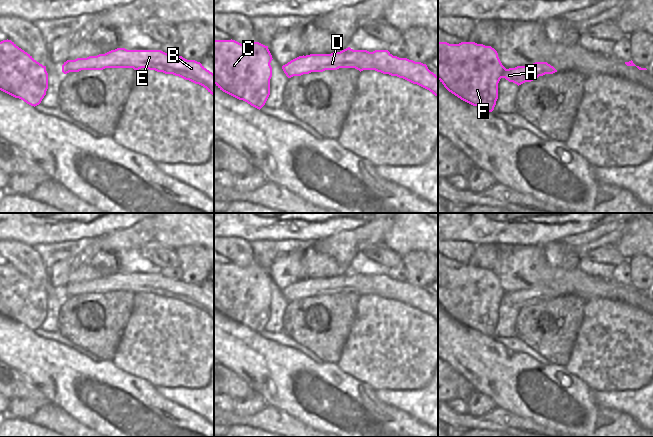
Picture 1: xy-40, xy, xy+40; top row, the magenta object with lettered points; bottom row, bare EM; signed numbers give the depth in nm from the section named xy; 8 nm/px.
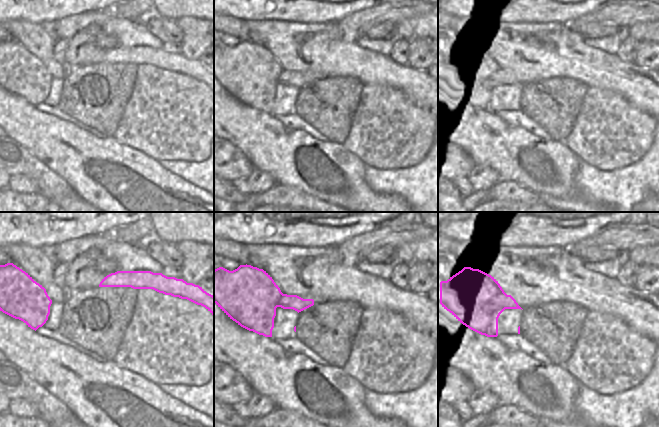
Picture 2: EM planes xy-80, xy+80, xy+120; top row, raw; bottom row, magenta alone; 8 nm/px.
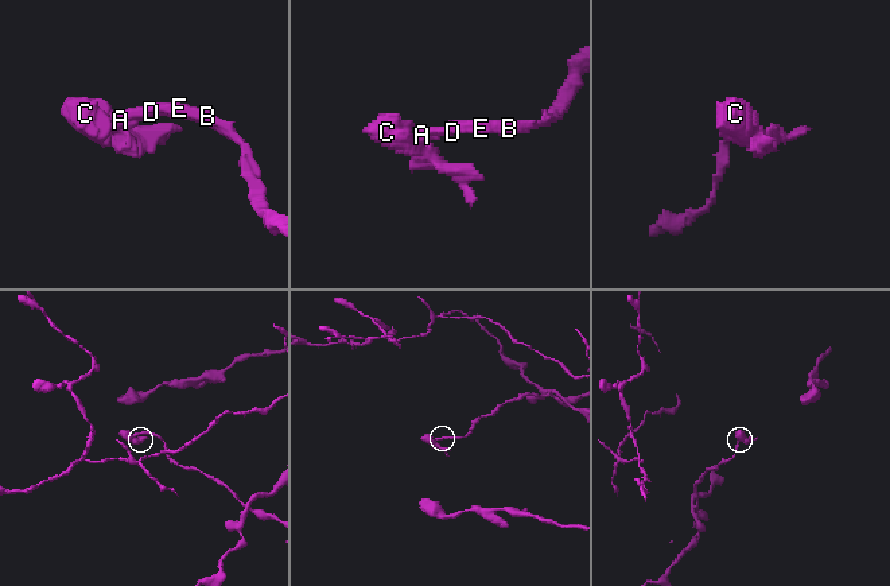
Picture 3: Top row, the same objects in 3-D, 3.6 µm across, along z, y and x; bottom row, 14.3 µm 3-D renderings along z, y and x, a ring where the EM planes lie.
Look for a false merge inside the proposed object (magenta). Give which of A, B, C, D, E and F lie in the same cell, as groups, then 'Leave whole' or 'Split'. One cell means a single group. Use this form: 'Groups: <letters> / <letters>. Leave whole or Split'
Groups: A B C D E F. Leave whole

